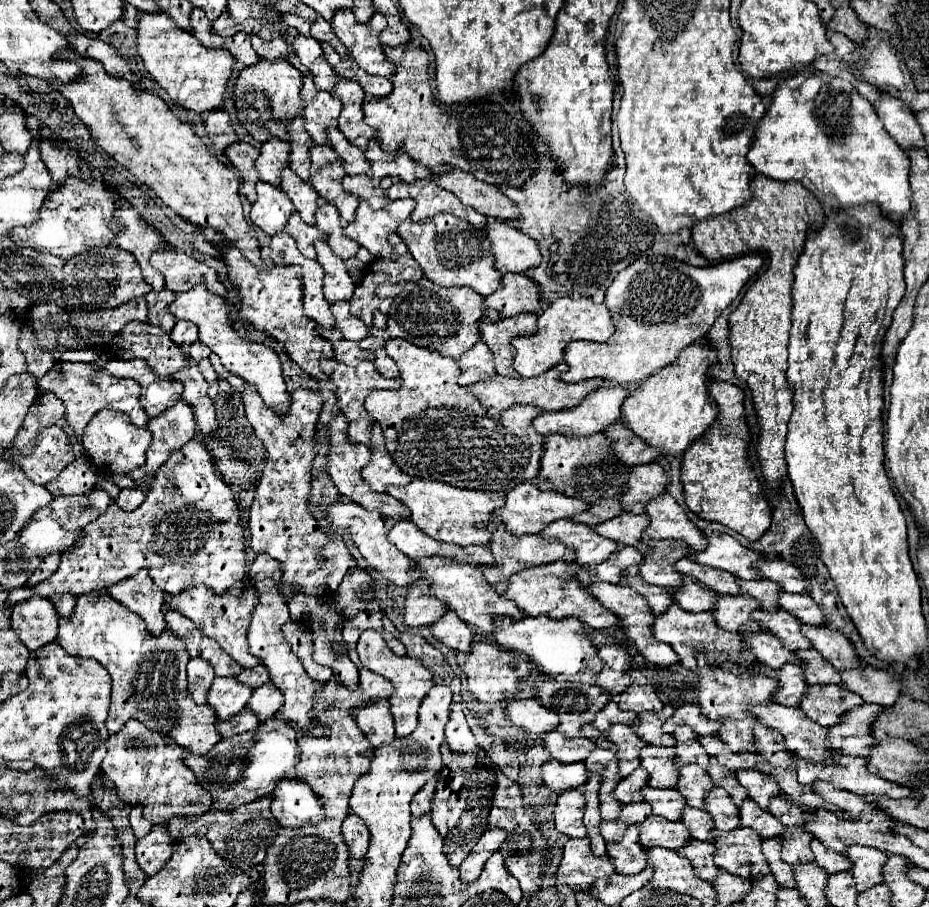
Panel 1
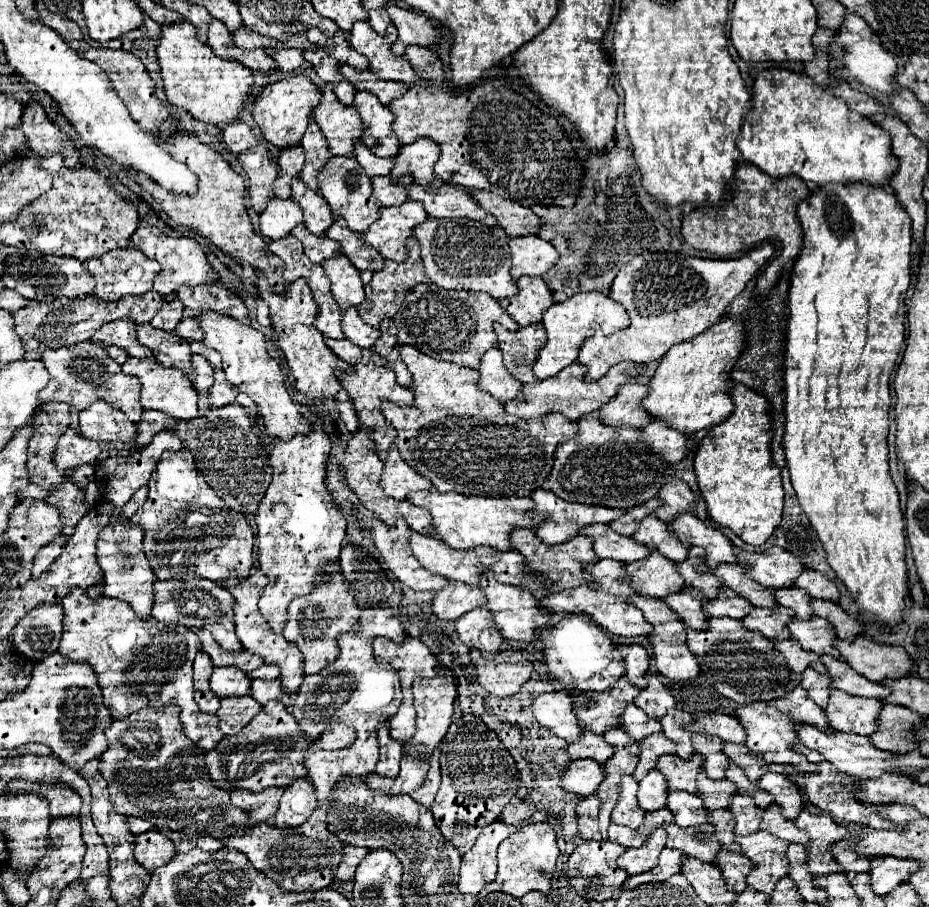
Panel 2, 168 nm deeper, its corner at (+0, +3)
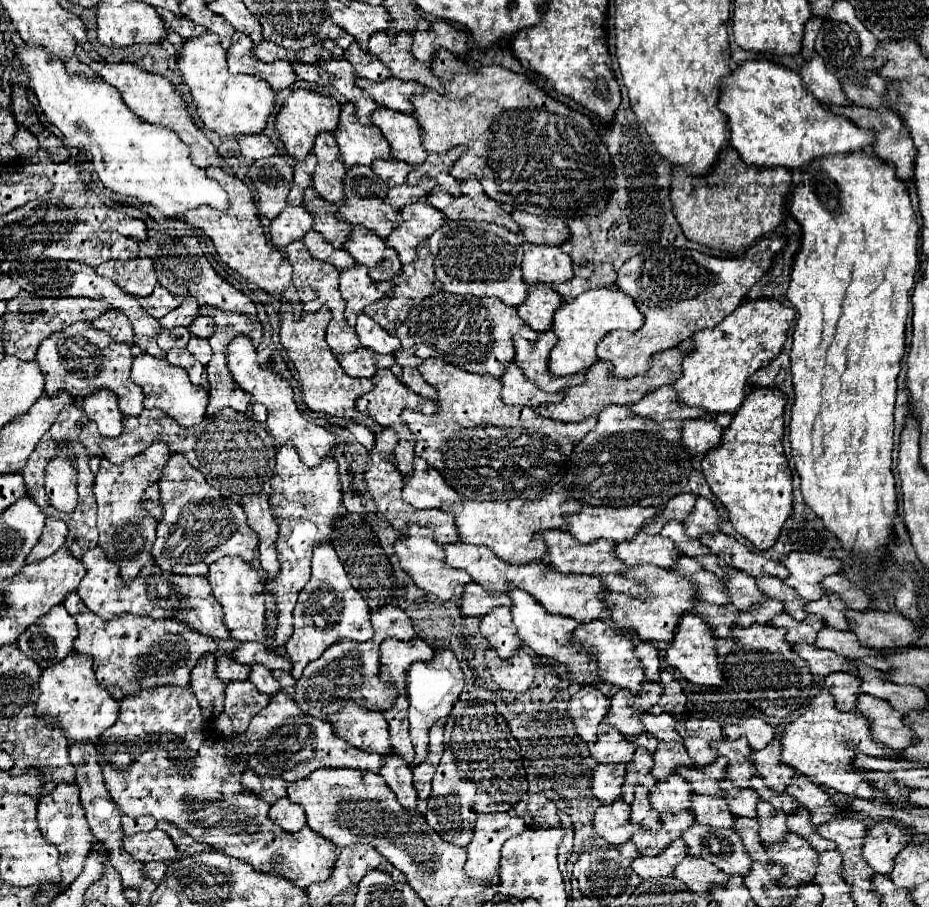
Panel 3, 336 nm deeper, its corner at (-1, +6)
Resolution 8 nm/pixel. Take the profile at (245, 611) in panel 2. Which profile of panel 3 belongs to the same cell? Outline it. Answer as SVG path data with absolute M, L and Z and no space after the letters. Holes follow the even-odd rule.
M224 557L210 565L208 581L212 587L212 595L224 609L224 625L230 629L230 637L238 641L268 641L266 635L266 617L264 617L264 597L256 593L264 593L262 579L258 571L242 561L240 557Z

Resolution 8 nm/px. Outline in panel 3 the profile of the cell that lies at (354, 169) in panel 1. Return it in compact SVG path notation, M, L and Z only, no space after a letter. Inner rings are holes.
M378 161L378 163L374 163L372 165L372 169L374 169L374 173L378 175L378 177L382 177L390 187L396 187L396 185L402 185L402 183L406 183L406 177L408 177L408 173L414 169L412 165L406 165L404 161L400 163L400 161Z

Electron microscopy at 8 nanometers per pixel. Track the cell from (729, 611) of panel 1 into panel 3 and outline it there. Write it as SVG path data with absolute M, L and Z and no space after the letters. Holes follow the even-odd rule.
M780 613L772 621L774 627L786 627L786 639L790 643L816 643L816 633L826 625L818 615L810 615L806 621L796 621L788 613Z

